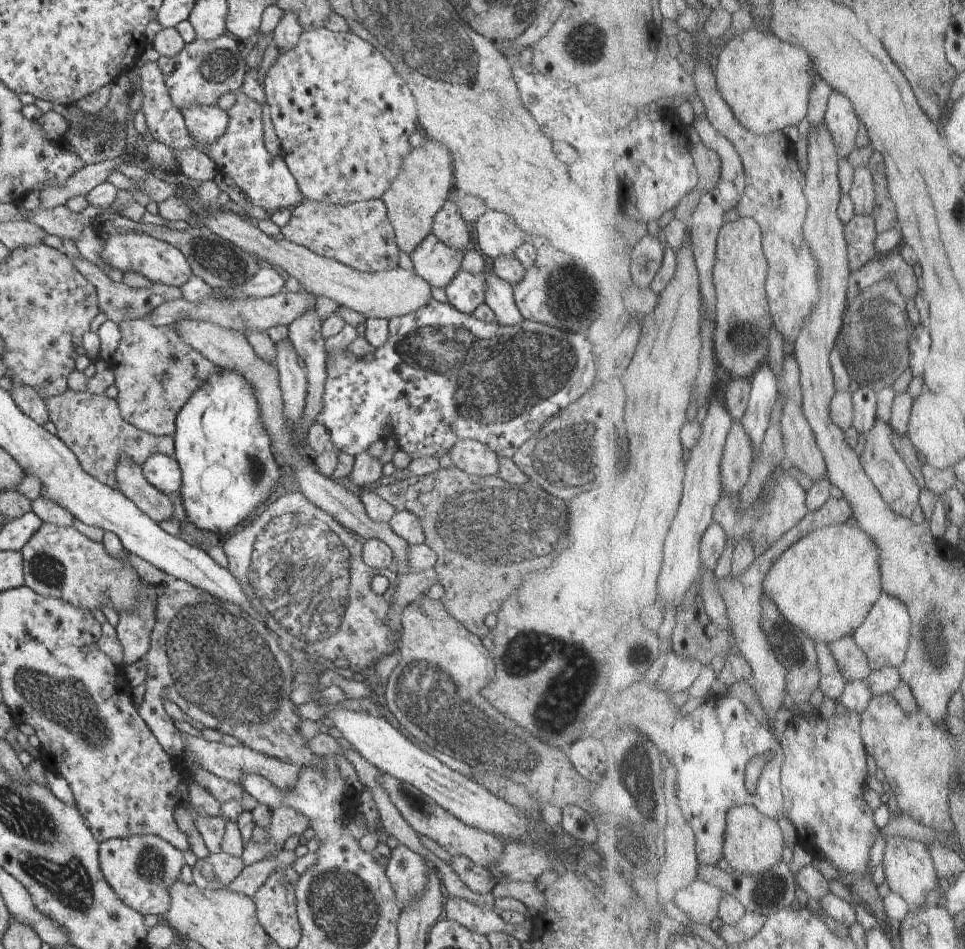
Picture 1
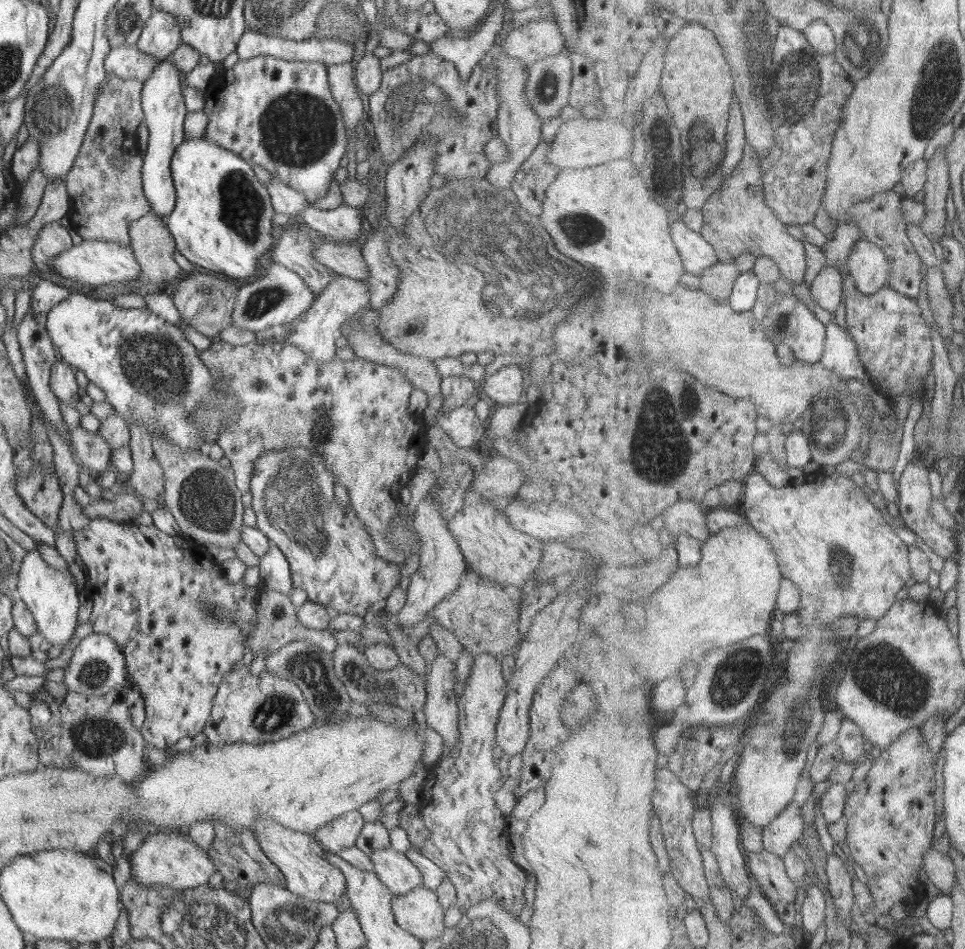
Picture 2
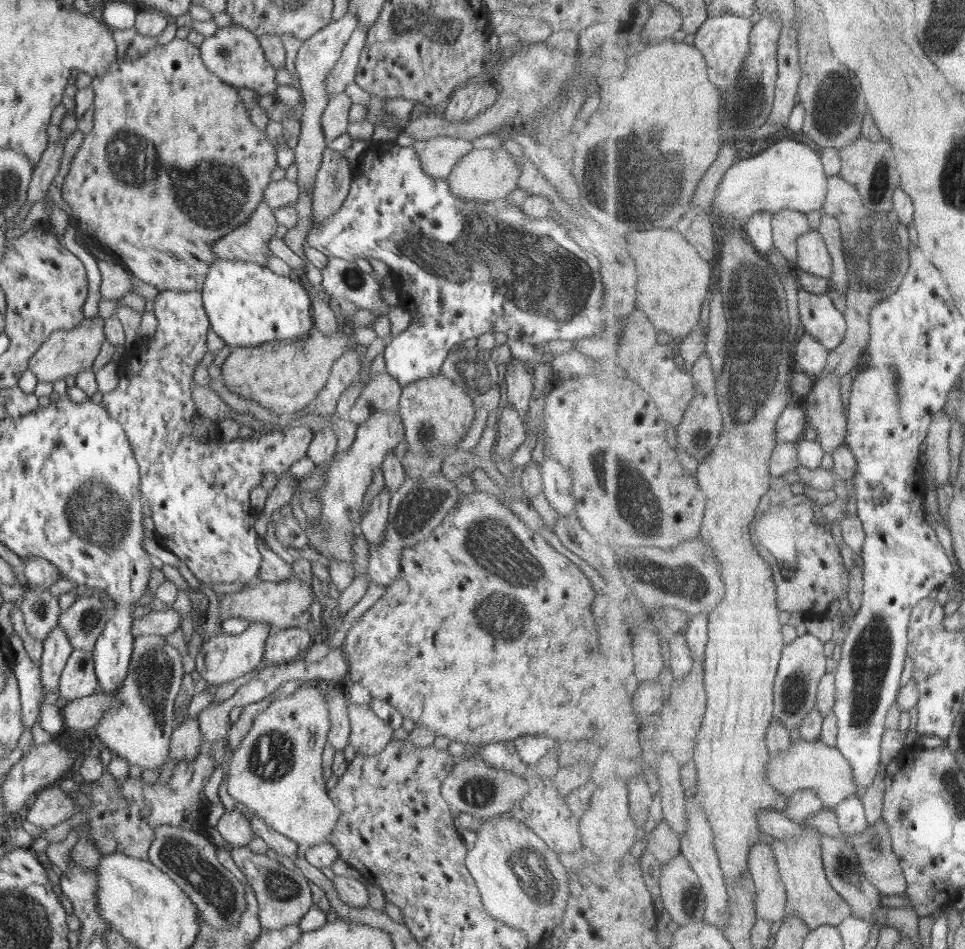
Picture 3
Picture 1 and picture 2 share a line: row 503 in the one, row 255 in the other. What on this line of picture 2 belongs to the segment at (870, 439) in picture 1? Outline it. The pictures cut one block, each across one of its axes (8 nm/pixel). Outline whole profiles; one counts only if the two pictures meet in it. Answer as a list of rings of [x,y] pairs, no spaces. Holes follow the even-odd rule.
[[[895,191],[879,192],[879,194],[874,195],[872,199],[866,199],[866,201],[862,201],[850,208],[846,221],[858,222],[858,224],[862,226],[864,234],[866,234],[864,235],[864,239],[880,244],[880,246],[890,254],[892,264],[895,265],[895,268],[892,269],[892,278],[889,283],[890,287],[904,294],[918,298],[918,296],[922,294],[922,282],[924,282],[924,270],[922,270],[922,268],[924,268],[924,260],[922,260],[920,252],[916,250],[916,244],[912,242],[910,234],[908,234],[908,219],[906,219],[907,214],[905,211],[906,199],[906,196],[902,196],[902,194]]]

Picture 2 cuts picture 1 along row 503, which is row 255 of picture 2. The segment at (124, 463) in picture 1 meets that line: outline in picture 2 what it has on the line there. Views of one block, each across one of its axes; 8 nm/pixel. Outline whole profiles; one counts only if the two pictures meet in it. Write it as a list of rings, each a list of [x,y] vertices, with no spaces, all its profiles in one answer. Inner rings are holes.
[[[148,212],[138,220],[130,223],[130,246],[134,259],[140,266],[140,280],[144,285],[151,288],[153,285],[159,285],[164,288],[169,287],[176,282],[182,275],[183,270],[176,264],[173,258],[176,250],[175,239],[168,230],[168,217],[160,218],[154,212]]]

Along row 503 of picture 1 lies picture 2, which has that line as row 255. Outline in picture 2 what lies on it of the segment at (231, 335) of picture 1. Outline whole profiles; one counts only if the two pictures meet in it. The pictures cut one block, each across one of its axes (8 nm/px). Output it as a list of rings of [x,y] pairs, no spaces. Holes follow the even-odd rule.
[[[323,240],[319,246],[314,246],[312,256],[324,267],[345,277],[364,280],[368,277],[368,268],[360,246],[356,242],[333,242]]]

